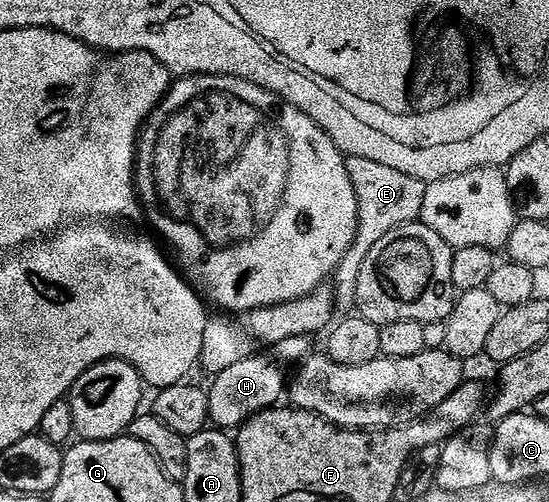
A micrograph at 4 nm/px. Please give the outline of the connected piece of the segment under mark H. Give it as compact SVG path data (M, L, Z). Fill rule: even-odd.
M306 334L290 336L248 359L239 360L238 364L233 364L226 371L215 375L211 379L212 386L207 387L211 425L225 432L232 432L251 420L254 415L273 409L283 394L285 397L290 371L299 367L300 363L313 353L311 341L313 339Z

